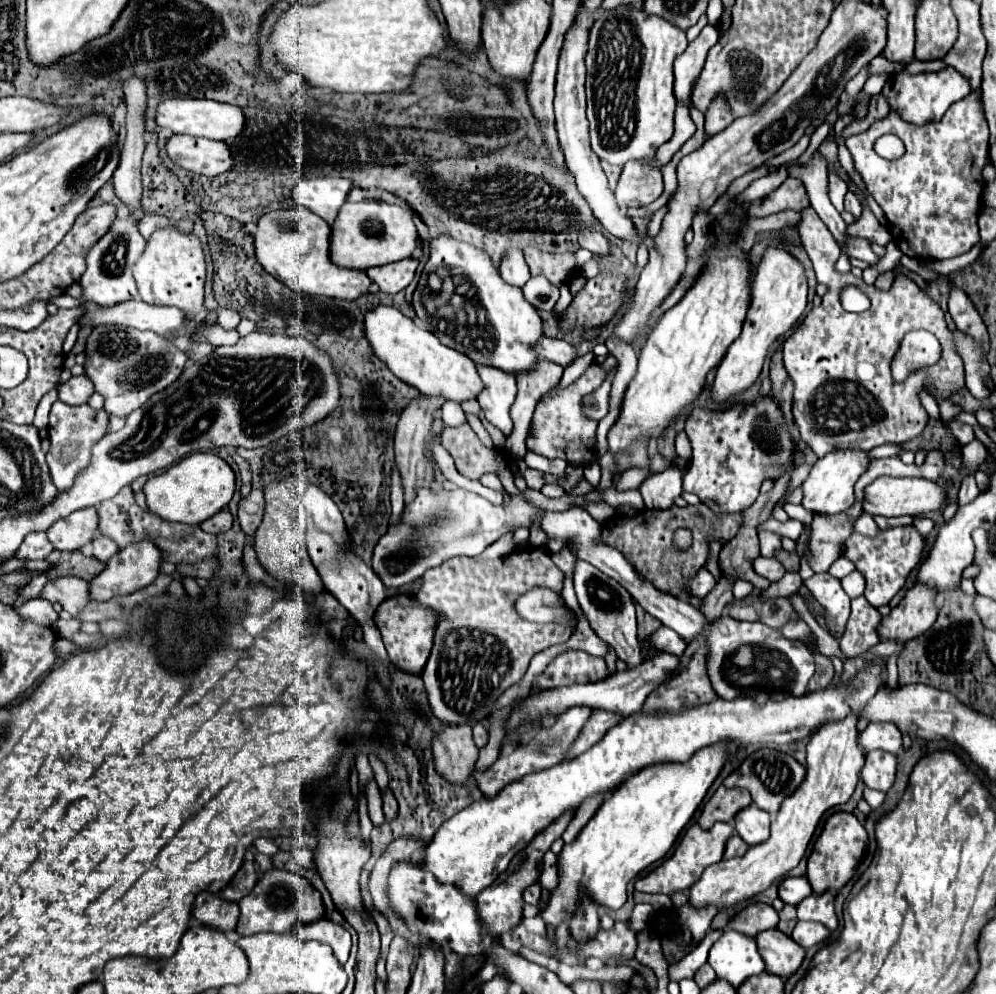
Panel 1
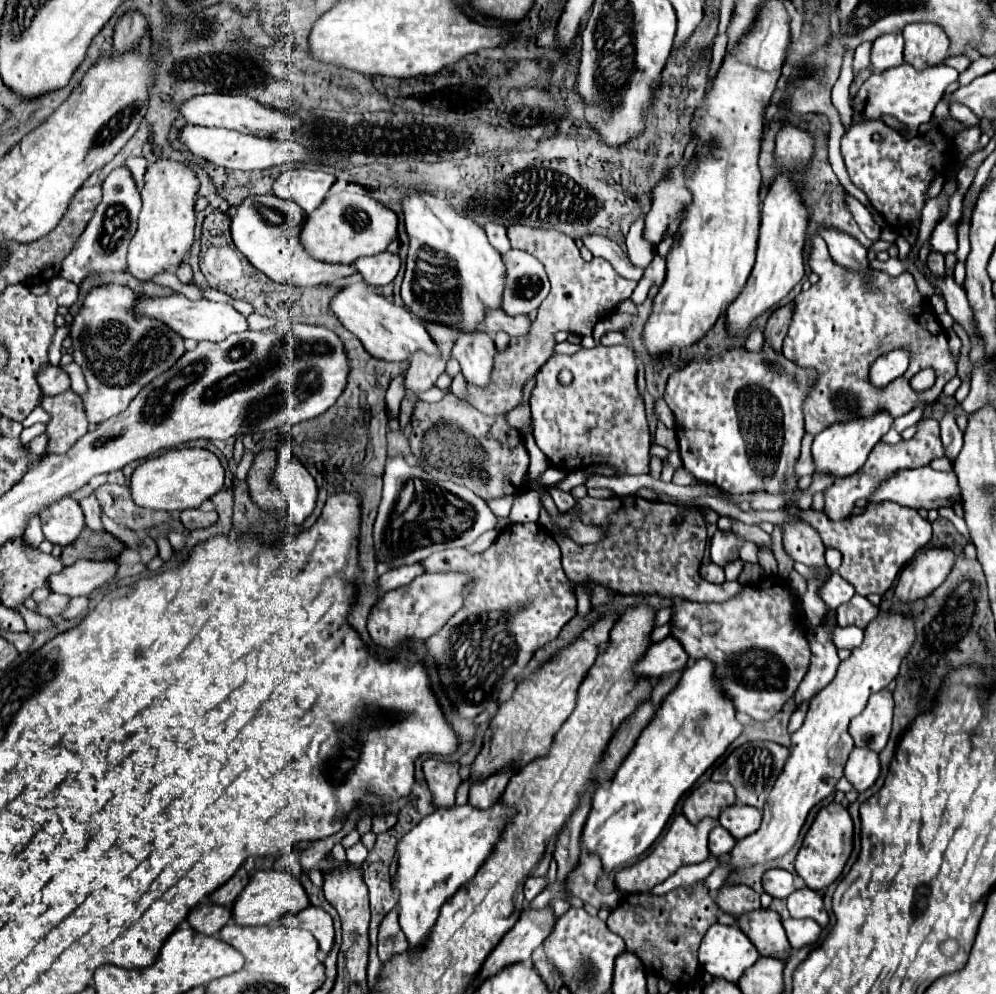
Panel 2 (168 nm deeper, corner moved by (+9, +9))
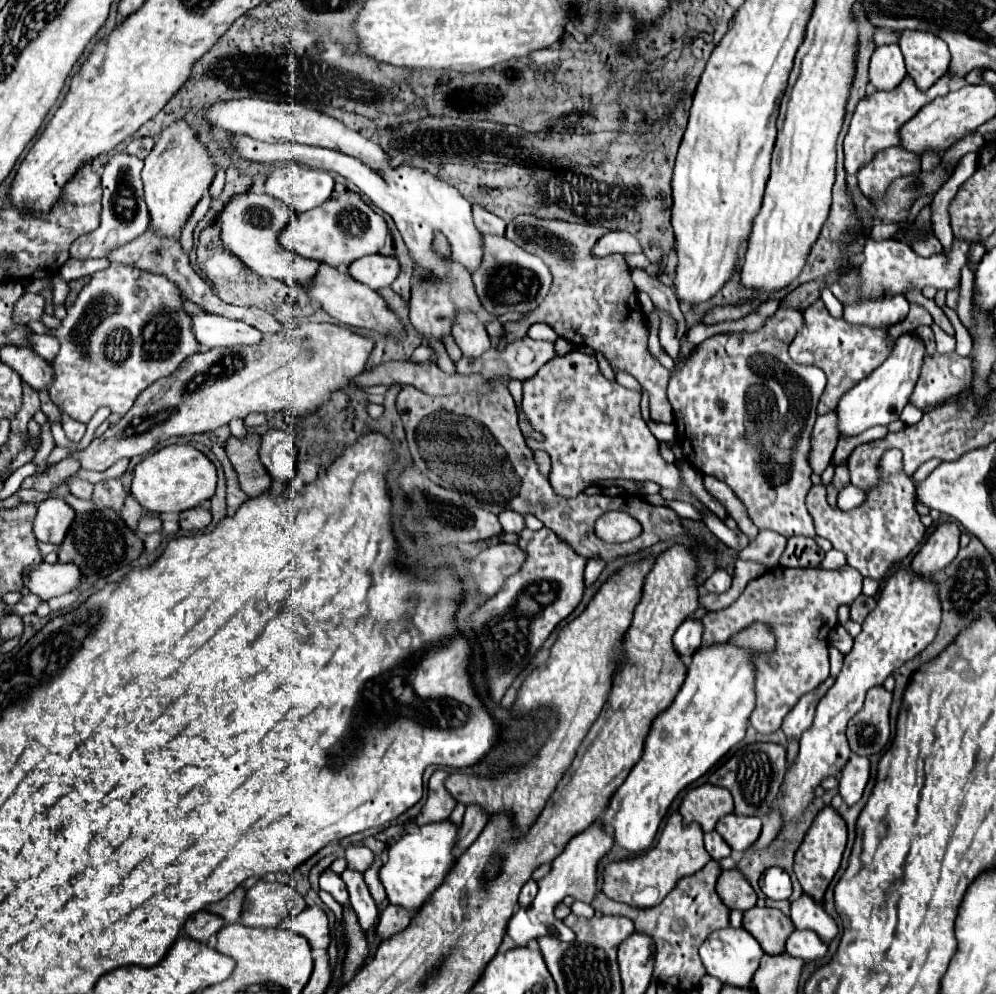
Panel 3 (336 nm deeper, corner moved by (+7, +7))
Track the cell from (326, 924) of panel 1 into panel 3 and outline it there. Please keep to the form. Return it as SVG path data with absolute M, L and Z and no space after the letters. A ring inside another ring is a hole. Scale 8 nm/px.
M310 906L298 916L284 922L288 930L294 934L304 936L312 948L328 948L330 946L330 928L328 928L328 916L322 908Z

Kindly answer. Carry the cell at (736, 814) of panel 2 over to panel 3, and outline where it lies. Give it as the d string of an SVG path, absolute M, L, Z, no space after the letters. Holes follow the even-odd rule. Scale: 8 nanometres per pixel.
M728 814L728 816L720 818L720 822L716 824L716 832L720 832L724 842L732 850L738 850L738 852L748 850L758 840L760 828L762 828L760 818L736 816L736 814Z

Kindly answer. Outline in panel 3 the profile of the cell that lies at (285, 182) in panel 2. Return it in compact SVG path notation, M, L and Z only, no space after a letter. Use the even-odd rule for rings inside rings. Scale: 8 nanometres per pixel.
M290 162L272 170L266 180L266 194L286 202L296 214L312 210L332 194L334 178L324 170Z

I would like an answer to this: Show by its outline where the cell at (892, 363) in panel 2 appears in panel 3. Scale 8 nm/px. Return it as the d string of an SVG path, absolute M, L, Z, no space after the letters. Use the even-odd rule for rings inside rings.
M904 332L896 338L888 358L864 380L860 380L852 390L848 390L838 404L838 428L840 434L860 434L872 426L888 426L900 418L902 408L908 404L908 398L920 376L924 360L924 342L916 332Z

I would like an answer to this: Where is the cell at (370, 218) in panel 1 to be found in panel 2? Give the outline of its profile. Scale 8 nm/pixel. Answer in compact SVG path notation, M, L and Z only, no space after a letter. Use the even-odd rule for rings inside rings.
M340 192L328 196L320 208L316 208L300 232L300 240L308 254L322 262L354 264L360 256L372 256L384 252L392 240L398 238L398 216L382 202L368 194Z

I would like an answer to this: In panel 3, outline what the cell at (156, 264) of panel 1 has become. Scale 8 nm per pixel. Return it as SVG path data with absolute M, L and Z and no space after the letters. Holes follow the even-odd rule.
M180 120L162 130L158 142L144 158L144 192L146 204L150 210L150 224L158 236L180 236L182 226L190 218L194 206L202 198L202 194L210 188L216 164L208 148L198 140L196 128L186 120Z

